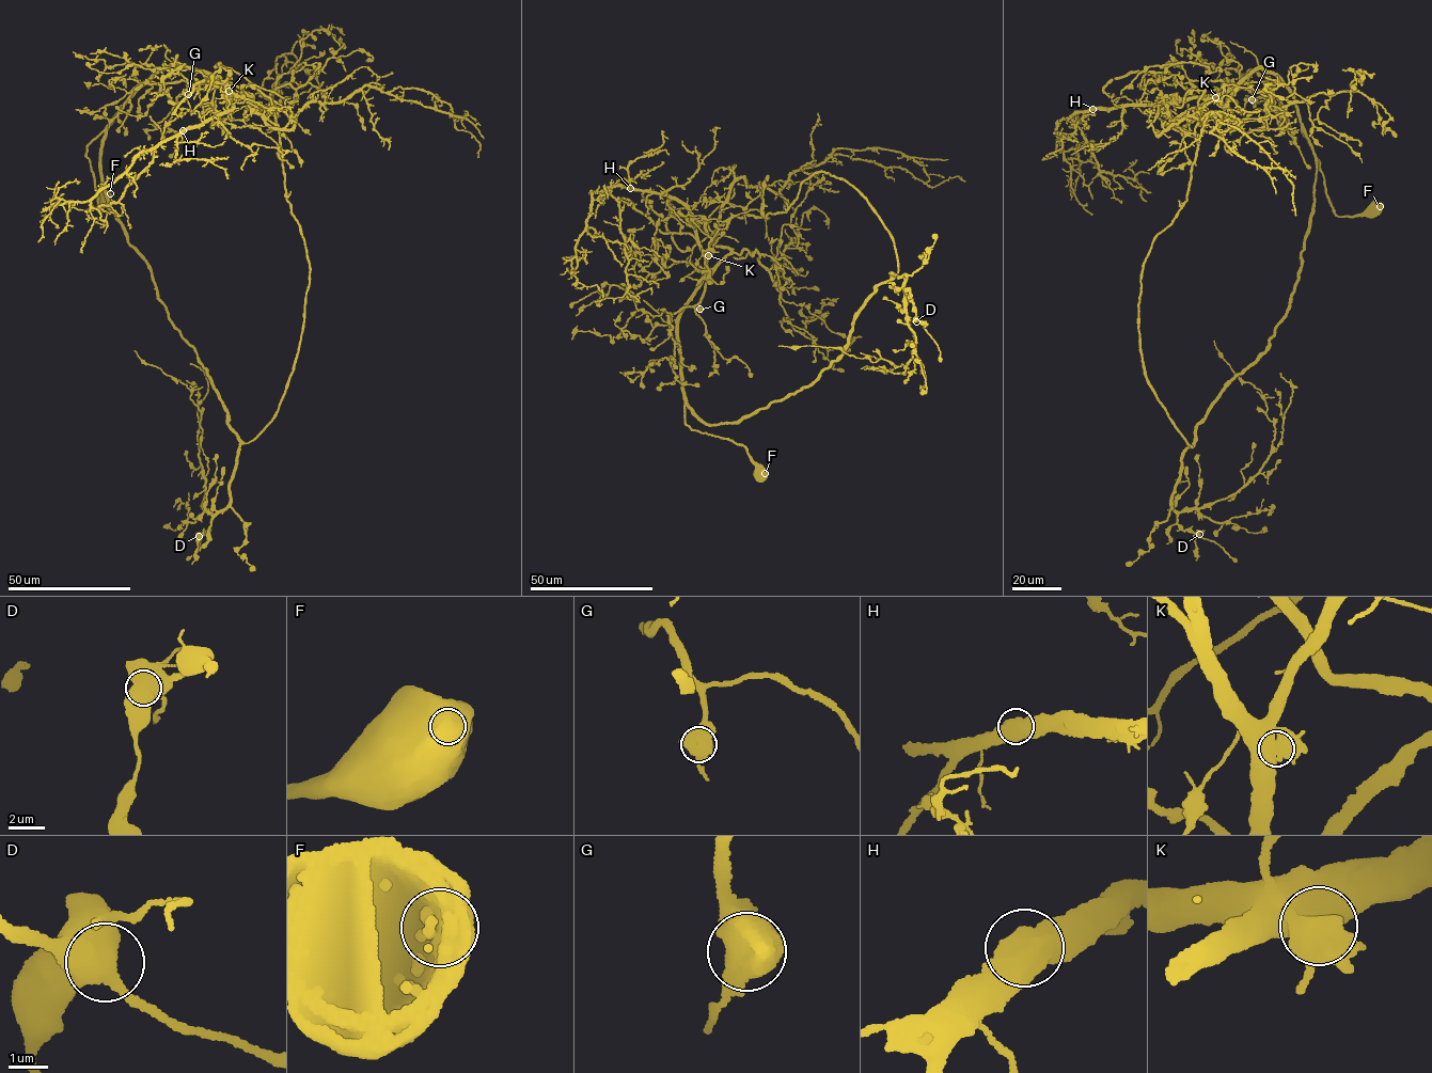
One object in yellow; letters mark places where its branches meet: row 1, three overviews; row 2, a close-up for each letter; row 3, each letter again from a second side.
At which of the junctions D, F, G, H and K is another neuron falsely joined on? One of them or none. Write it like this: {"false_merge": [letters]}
{"false_merge": ["K"]}

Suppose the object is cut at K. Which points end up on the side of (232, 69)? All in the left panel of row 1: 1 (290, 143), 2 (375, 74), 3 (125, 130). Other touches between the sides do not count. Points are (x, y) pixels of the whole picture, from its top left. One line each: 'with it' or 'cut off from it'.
1: with it
2: with it
3: cut off from it

